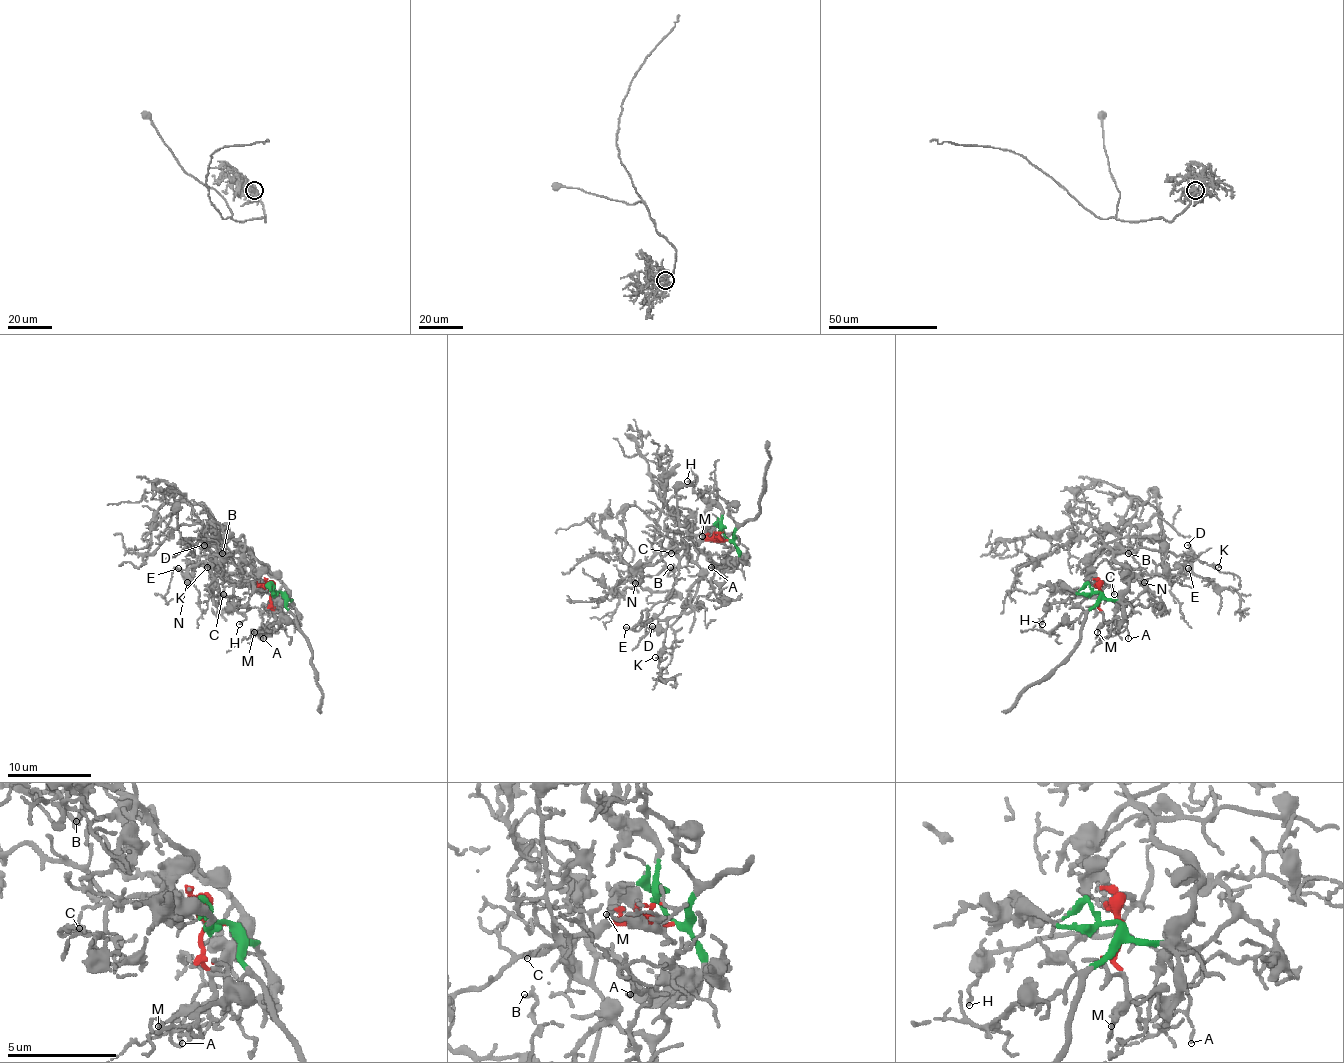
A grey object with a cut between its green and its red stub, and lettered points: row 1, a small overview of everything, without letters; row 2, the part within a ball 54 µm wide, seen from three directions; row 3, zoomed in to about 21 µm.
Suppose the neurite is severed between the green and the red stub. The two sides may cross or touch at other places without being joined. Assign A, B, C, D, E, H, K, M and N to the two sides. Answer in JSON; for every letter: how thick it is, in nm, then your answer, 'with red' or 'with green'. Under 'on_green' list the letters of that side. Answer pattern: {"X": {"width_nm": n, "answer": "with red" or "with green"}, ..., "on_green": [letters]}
{"A": {"width_nm": 110, "answer": "with green"}, "B": {"width_nm": 140, "answer": "with green"}, "C": {"width_nm": 110, "answer": "with red"}, "D": {"width_nm": 140, "answer": "with green"}, "E": {"width_nm": 120, "answer": "with green"}, "H": {"width_nm": 130, "answer": "with red"}, "K": {"width_nm": 110, "answer": "with green"}, "M": {"width_nm": 130, "answer": "with red"}, "N": {"width_nm": 110, "answer": "with red"}, "on_green": ["A", "B", "D", "E", "K"]}

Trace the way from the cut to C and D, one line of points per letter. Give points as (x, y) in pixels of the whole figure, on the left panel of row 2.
C: (278, 592), (253, 582), (240, 582), (226, 586), (224, 595)
D: (278, 592), (291, 599), (278, 601), (276, 592), (251, 574), (219, 574), (215, 569), (215, 559), (205, 544)

